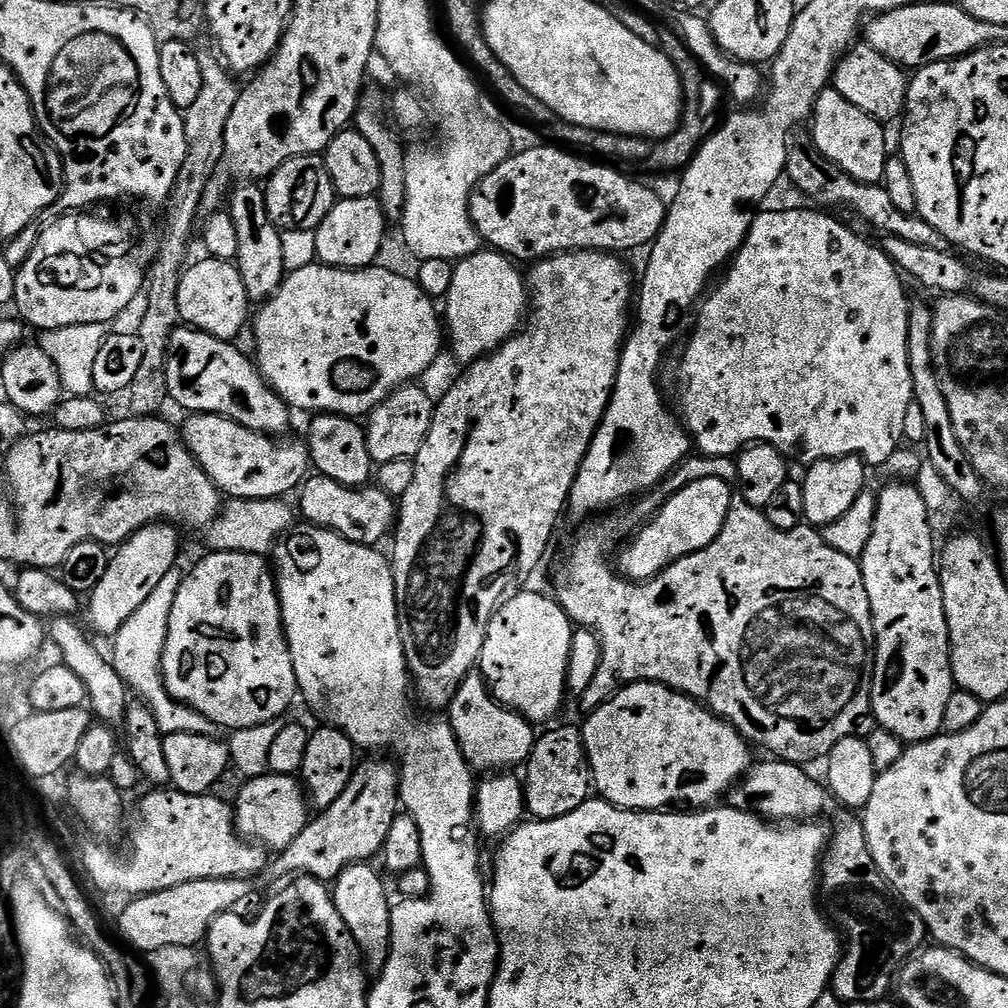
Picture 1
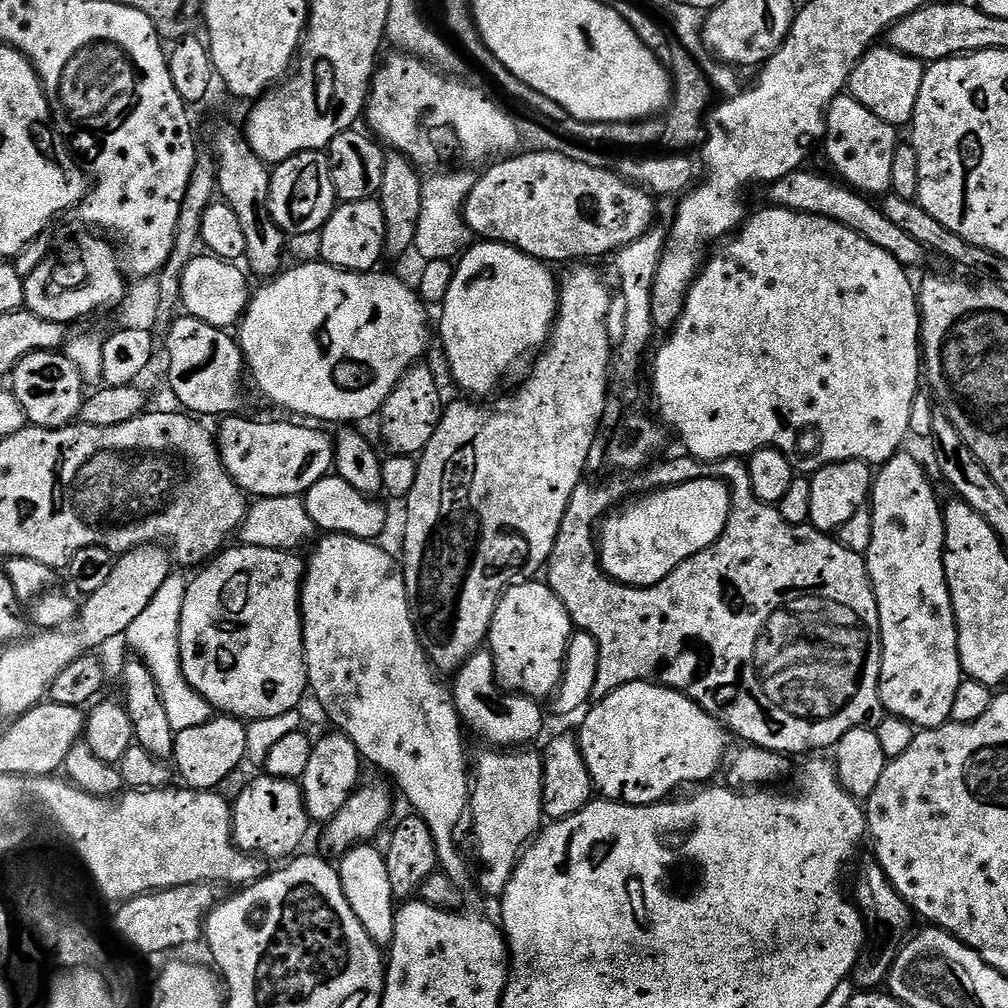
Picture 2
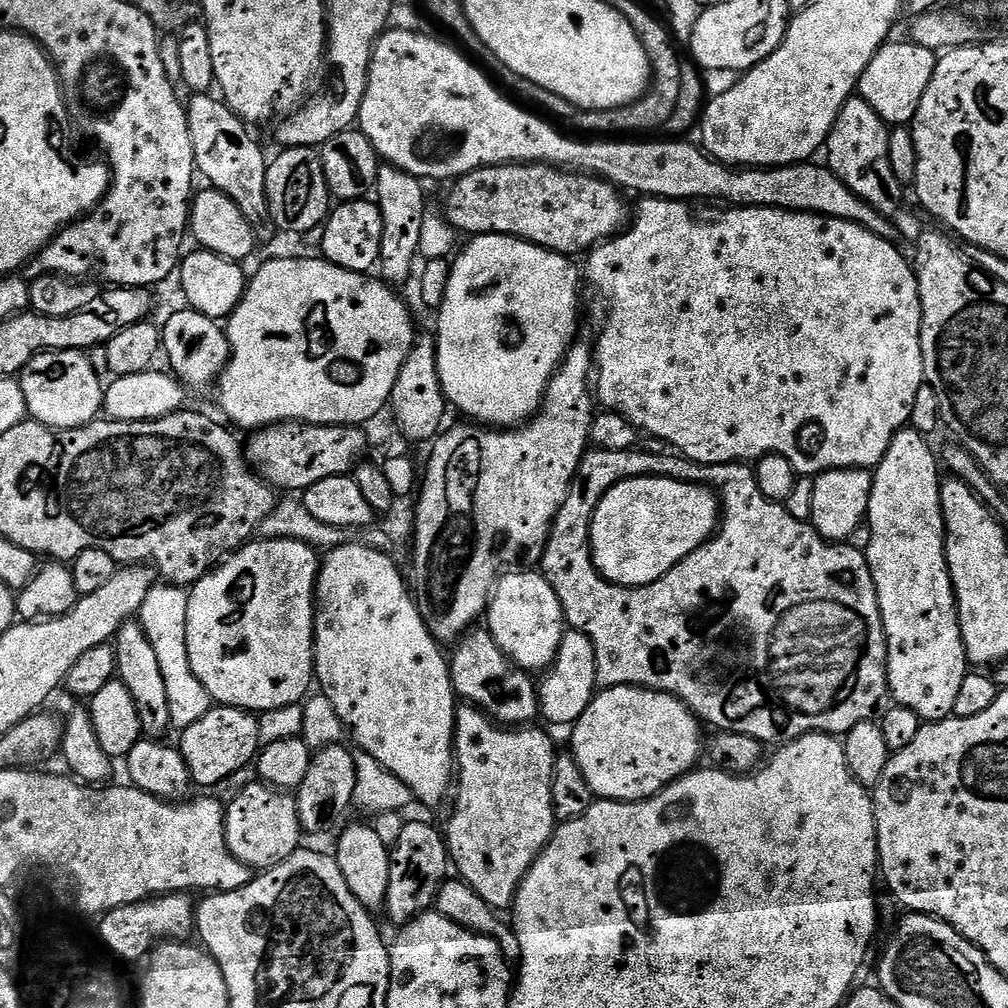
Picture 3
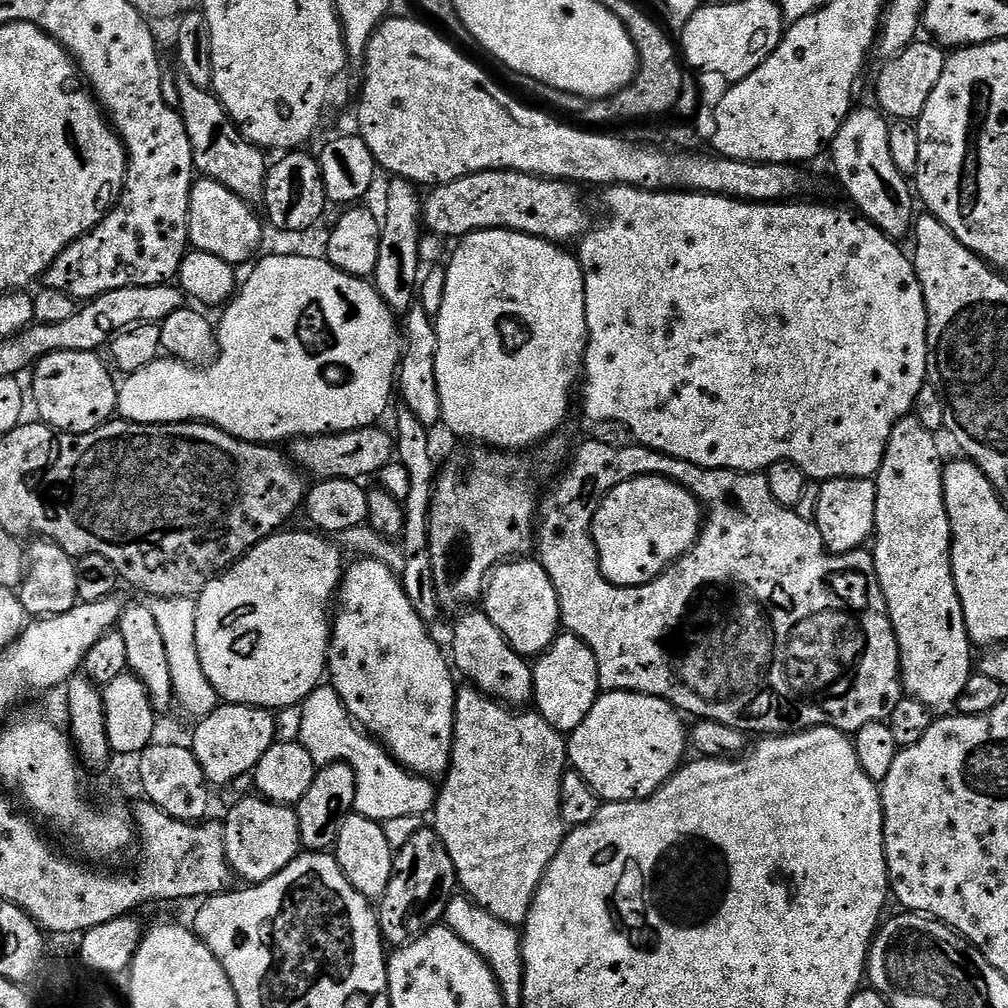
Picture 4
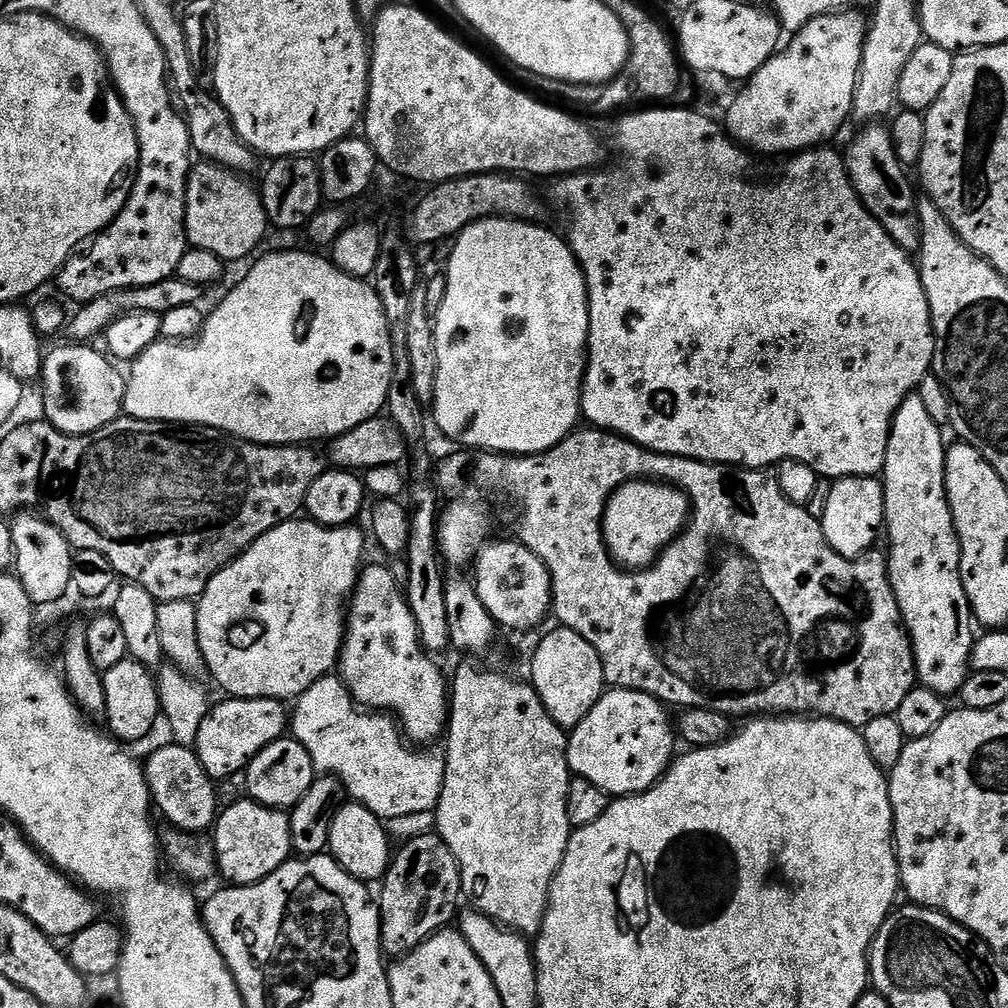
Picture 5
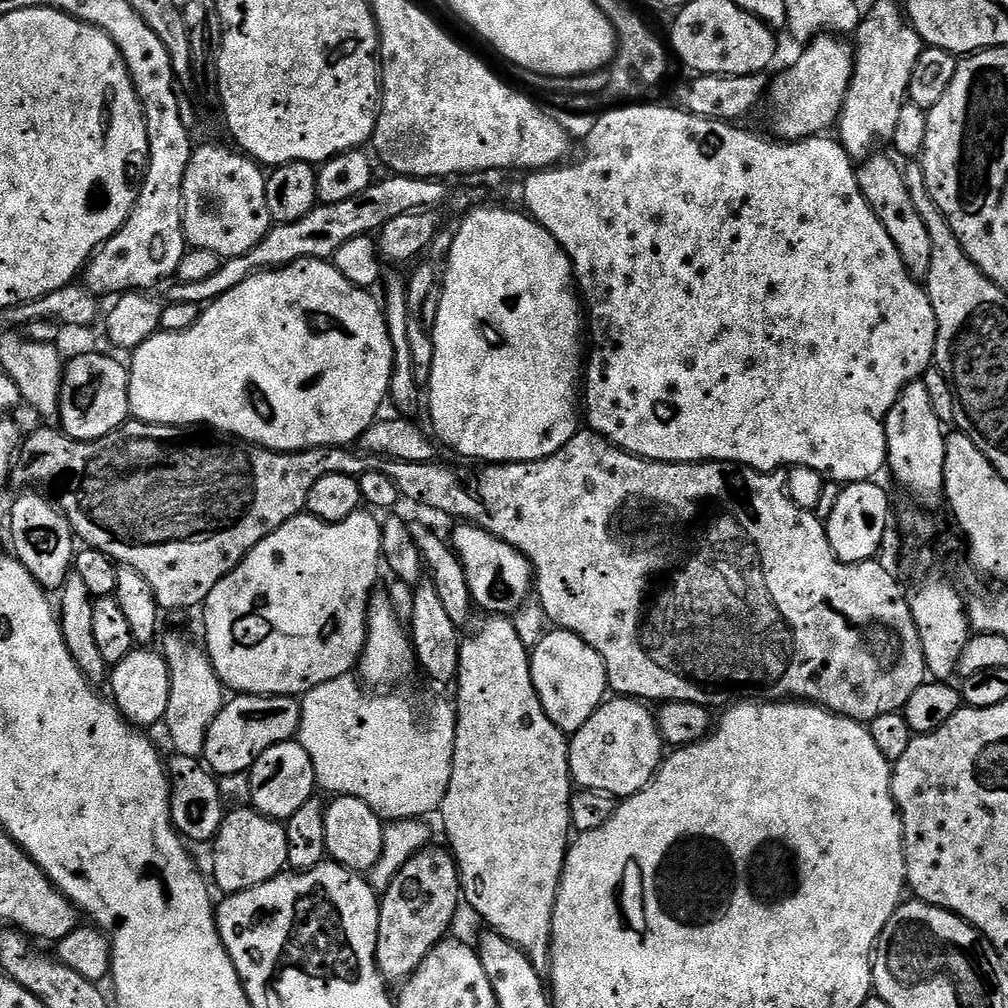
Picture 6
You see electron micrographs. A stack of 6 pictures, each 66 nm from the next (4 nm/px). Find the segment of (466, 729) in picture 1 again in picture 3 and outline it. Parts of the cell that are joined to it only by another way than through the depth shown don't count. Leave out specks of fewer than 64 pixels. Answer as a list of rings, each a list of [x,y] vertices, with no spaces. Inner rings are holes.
[[[480,626],[469,631],[455,648],[456,653],[451,653],[450,656],[450,671],[452,685],[461,701],[474,708],[481,708],[490,719],[501,726],[528,726],[535,721],[532,719],[540,716],[537,681],[509,660],[498,642],[494,642],[487,627]]]

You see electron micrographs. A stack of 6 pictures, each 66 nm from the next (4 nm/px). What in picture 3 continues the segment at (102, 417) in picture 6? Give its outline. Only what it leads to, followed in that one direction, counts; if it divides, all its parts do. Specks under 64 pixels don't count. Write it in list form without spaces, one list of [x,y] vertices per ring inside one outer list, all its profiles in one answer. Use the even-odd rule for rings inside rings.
[[[83,351],[44,352],[27,364],[18,381],[26,398],[28,416],[47,428],[63,430],[81,428],[101,415],[104,406],[105,381],[94,370],[91,359]]]

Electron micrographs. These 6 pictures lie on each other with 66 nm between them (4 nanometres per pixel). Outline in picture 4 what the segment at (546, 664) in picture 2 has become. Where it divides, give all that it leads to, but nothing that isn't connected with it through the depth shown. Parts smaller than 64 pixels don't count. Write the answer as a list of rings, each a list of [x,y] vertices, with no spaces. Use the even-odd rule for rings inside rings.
[[[513,558],[496,565],[482,596],[482,611],[502,630],[510,646],[525,658],[539,657],[561,631],[560,607],[554,582],[536,558]]]

